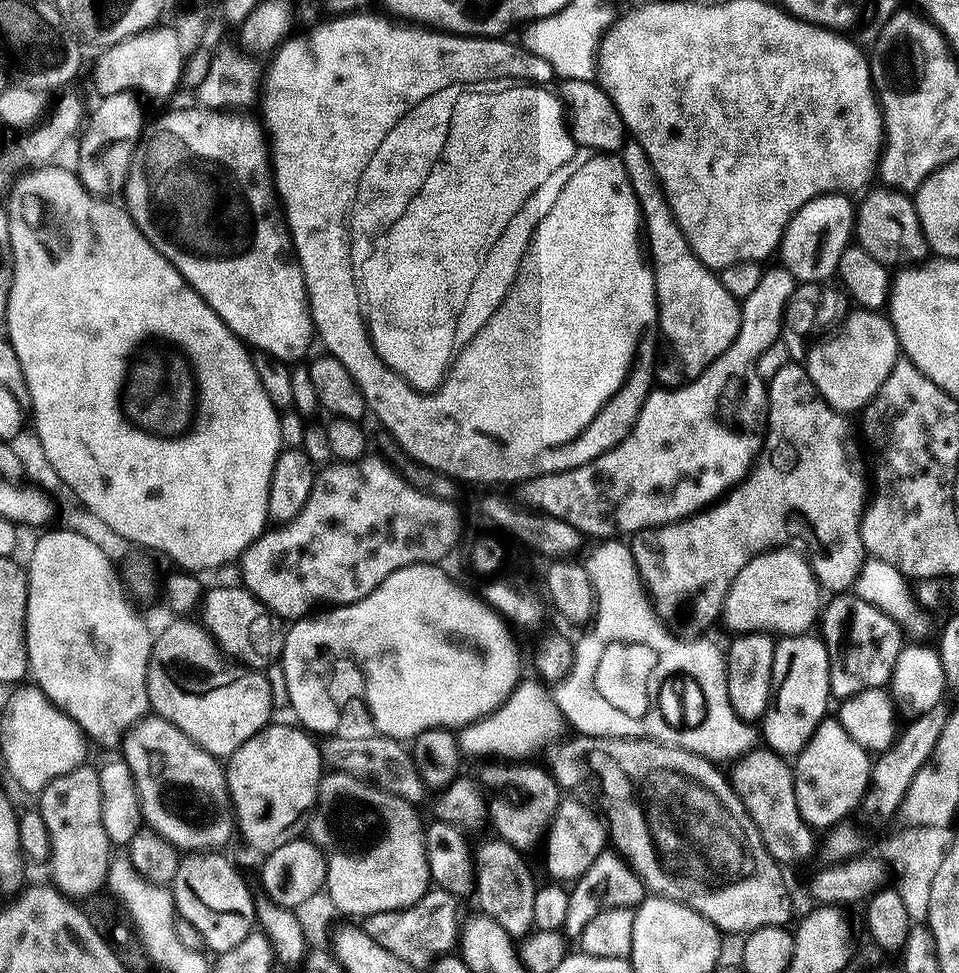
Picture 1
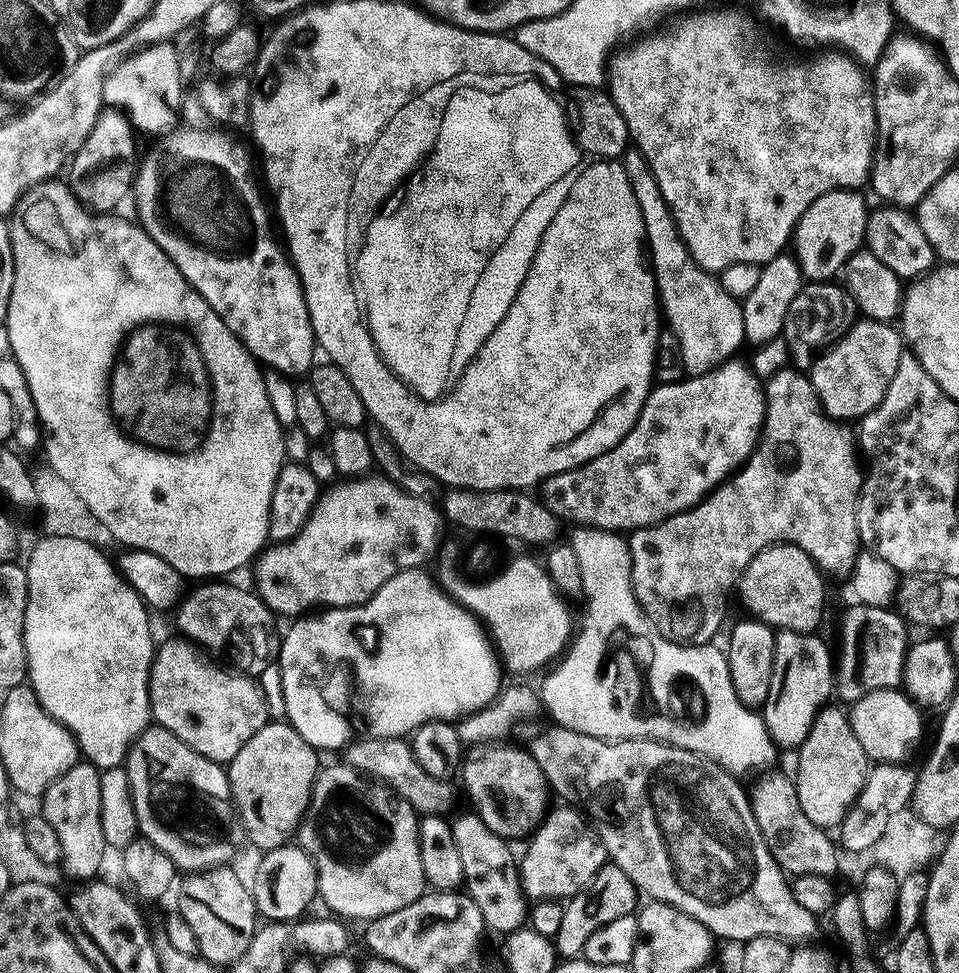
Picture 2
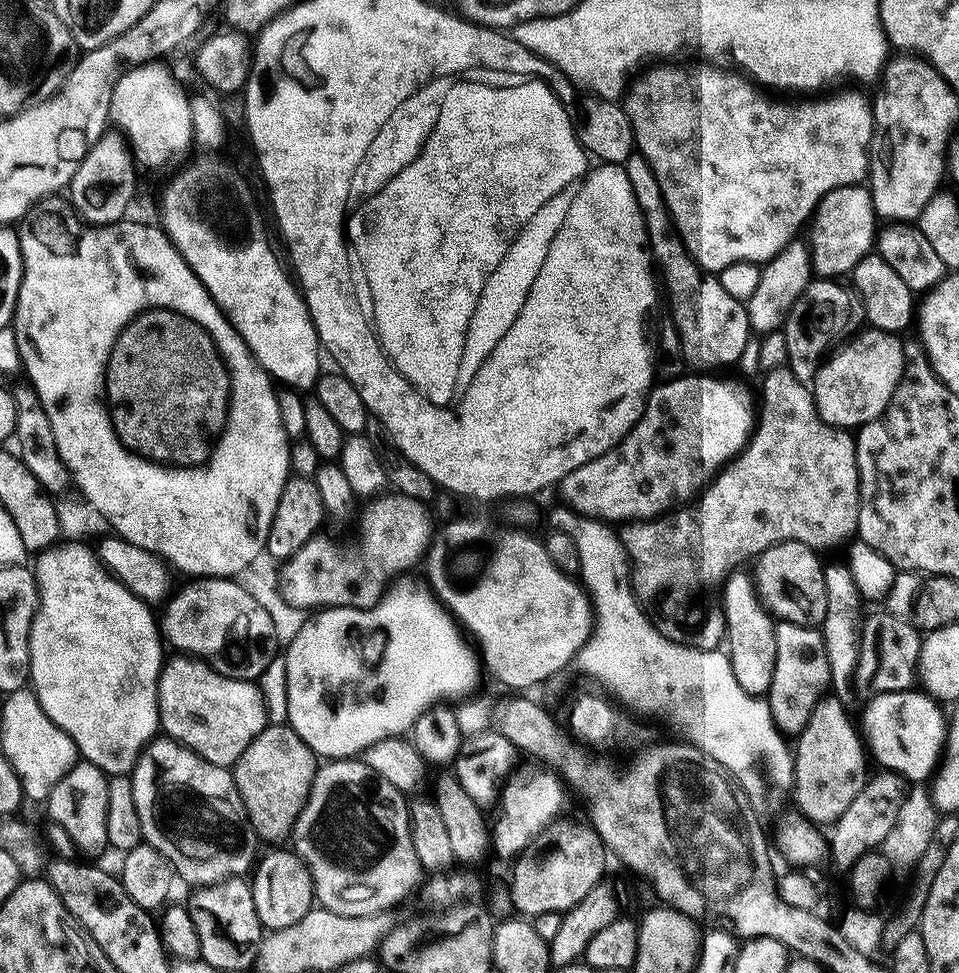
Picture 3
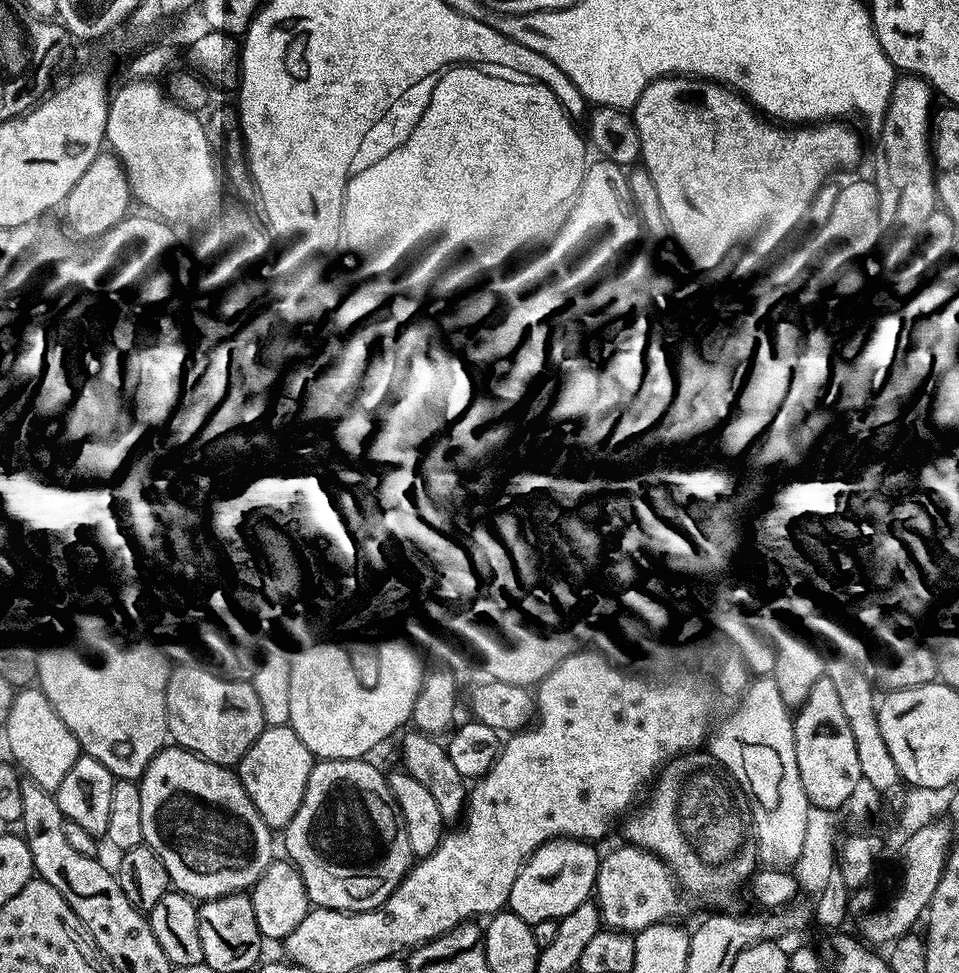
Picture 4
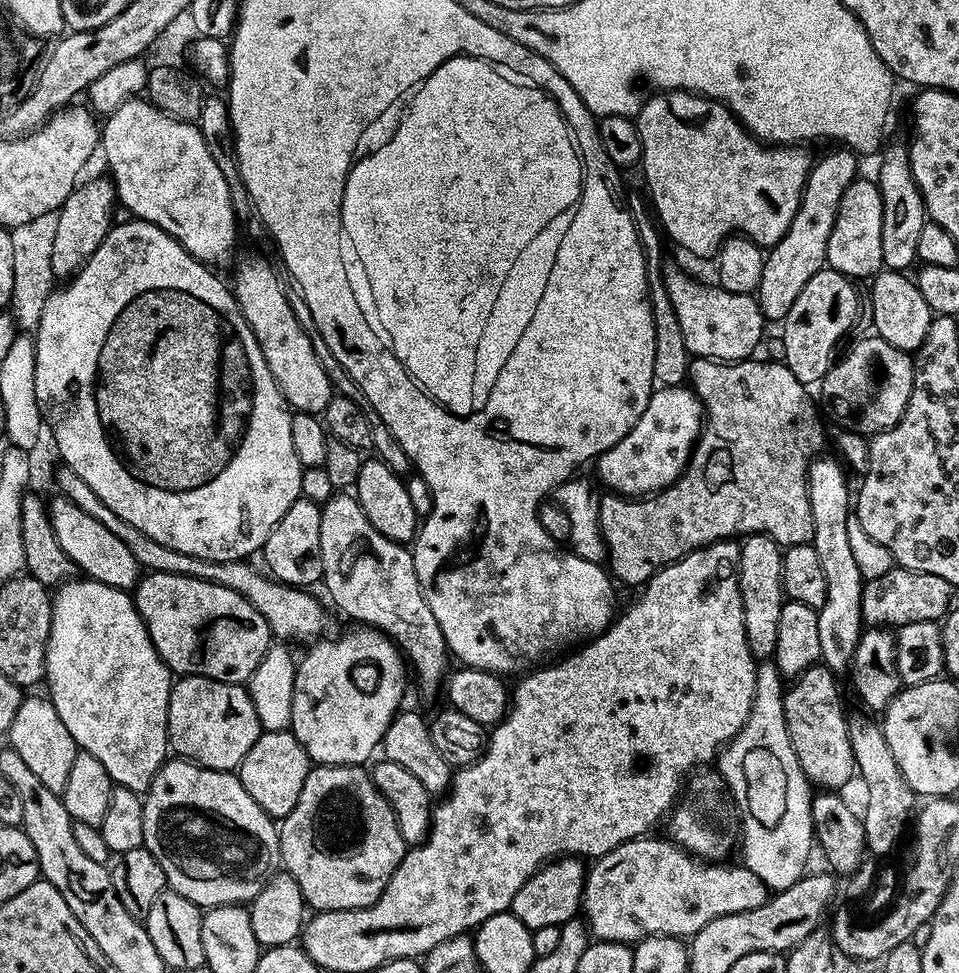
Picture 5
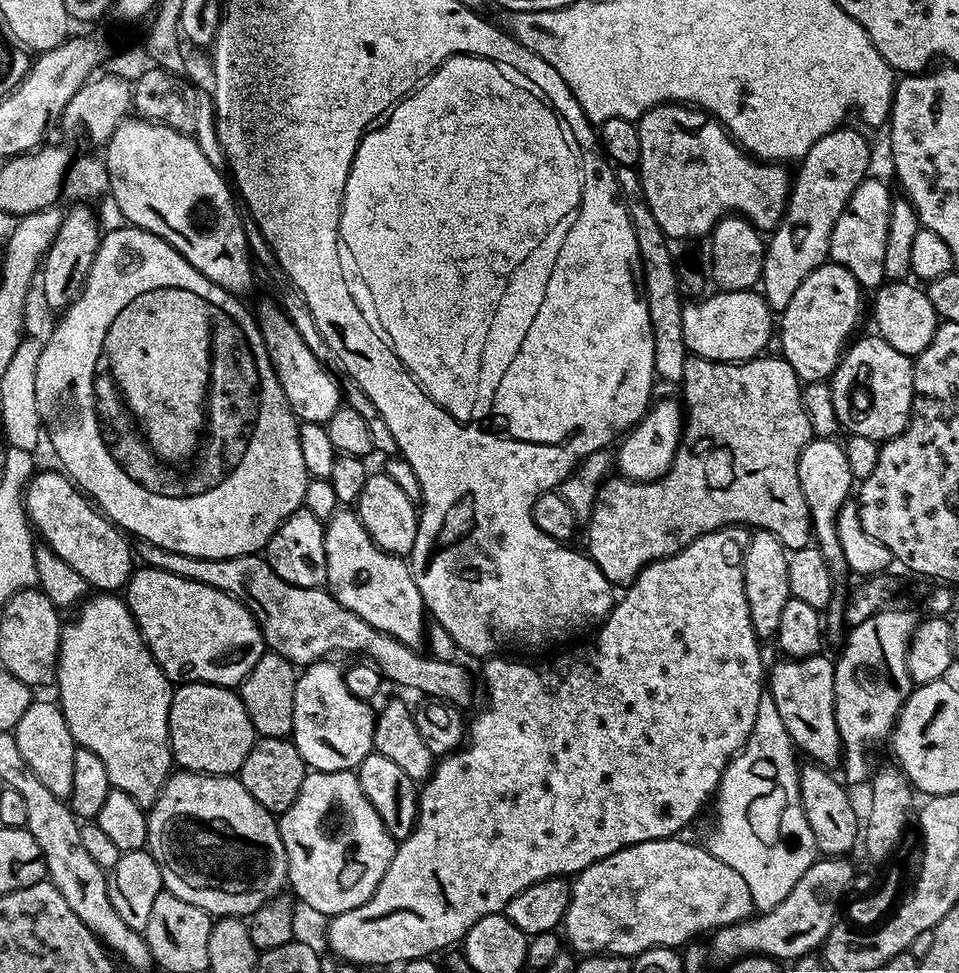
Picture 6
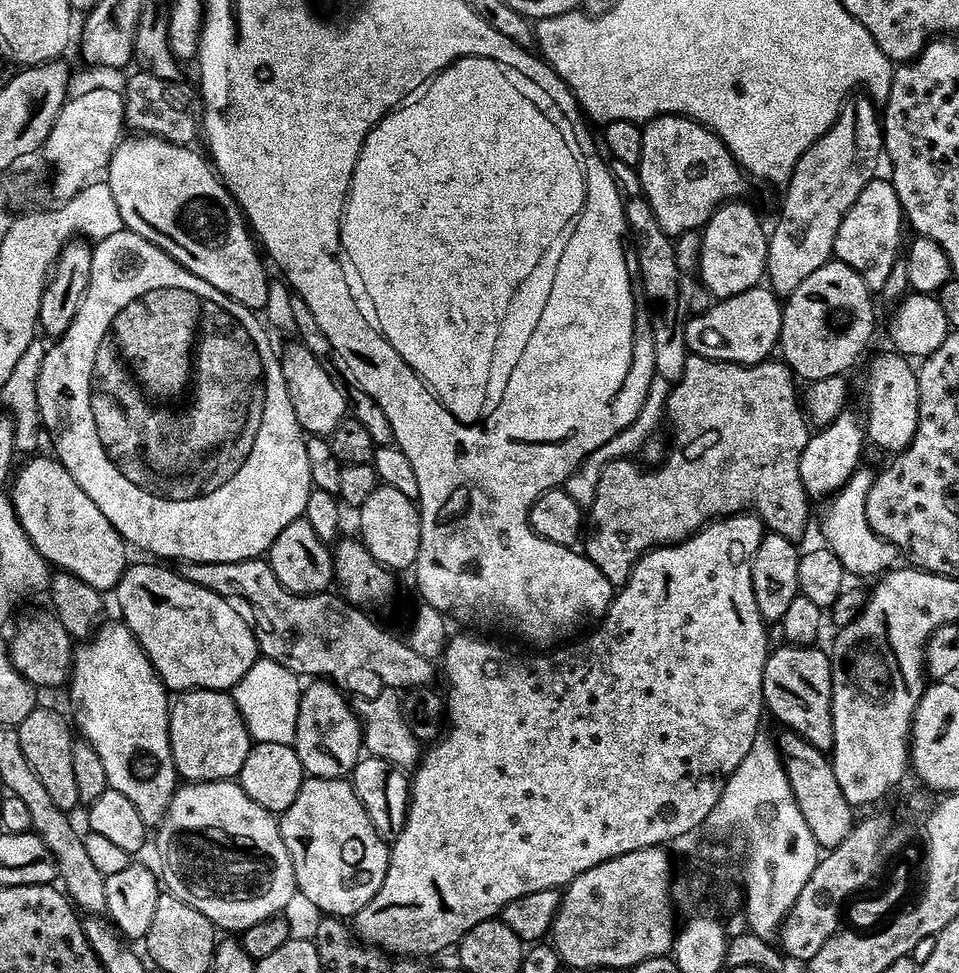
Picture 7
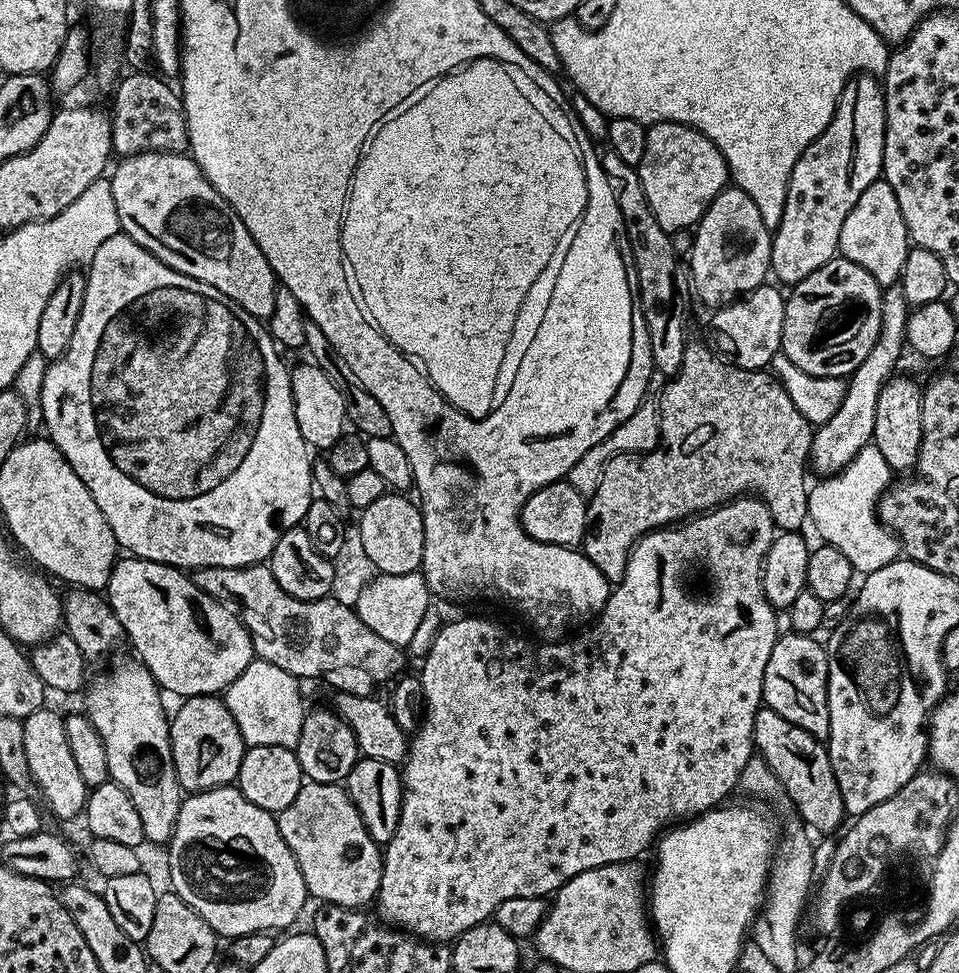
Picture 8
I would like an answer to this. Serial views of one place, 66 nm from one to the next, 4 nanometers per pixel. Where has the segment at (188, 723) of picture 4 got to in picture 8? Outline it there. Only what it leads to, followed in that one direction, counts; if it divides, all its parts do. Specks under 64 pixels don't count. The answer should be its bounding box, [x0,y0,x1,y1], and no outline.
[168,695,246,793]

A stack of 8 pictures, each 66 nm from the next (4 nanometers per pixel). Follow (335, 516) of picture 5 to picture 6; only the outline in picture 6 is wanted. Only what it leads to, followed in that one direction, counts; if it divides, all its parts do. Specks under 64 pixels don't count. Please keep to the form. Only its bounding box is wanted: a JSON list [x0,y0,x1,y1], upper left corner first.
[324,510,426,649]

